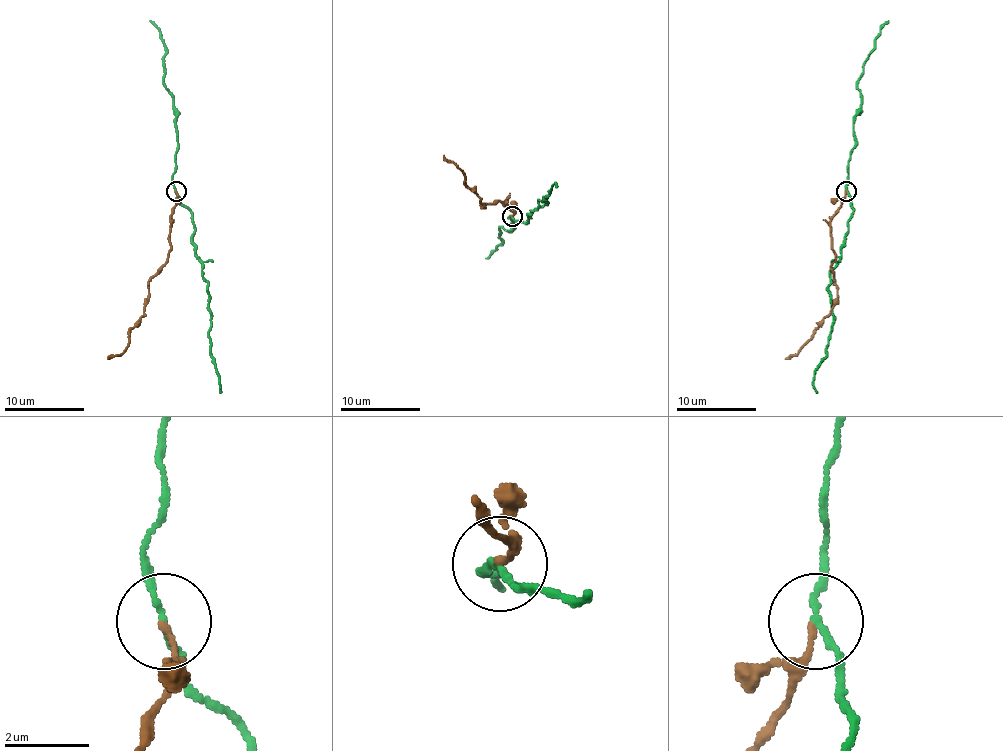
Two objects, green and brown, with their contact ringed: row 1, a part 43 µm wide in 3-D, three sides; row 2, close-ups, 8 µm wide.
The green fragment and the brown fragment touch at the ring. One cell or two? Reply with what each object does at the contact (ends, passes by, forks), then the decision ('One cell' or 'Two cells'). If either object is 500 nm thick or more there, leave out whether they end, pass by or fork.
At the ring green passes by. At the ring brown ends. Two cells

